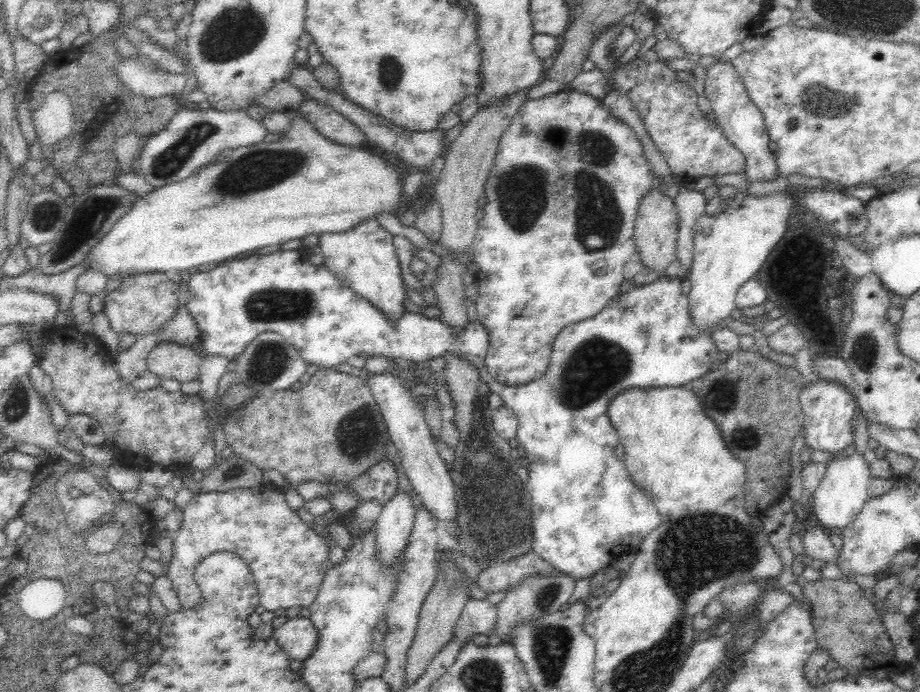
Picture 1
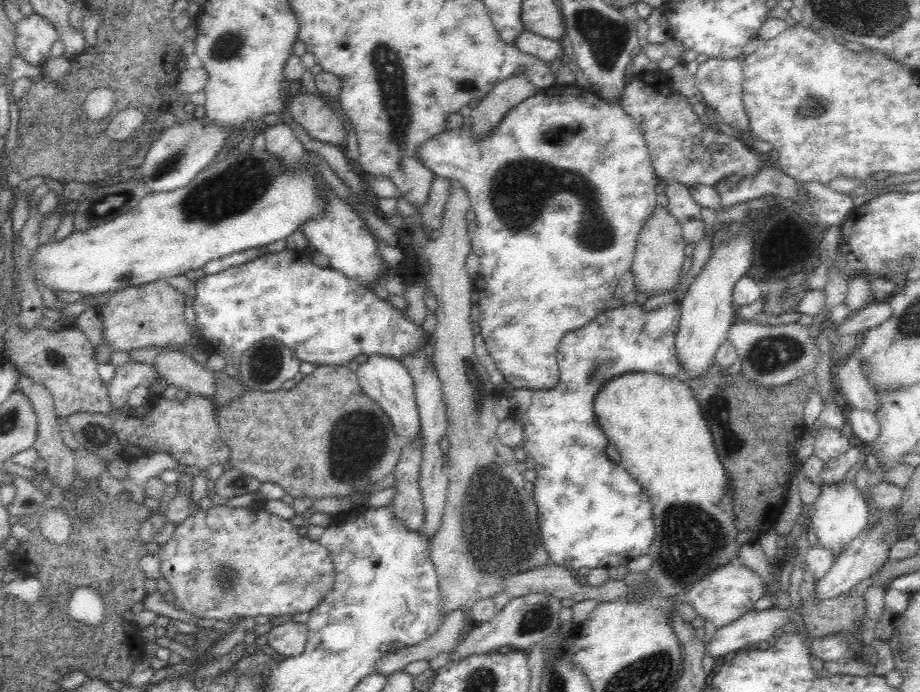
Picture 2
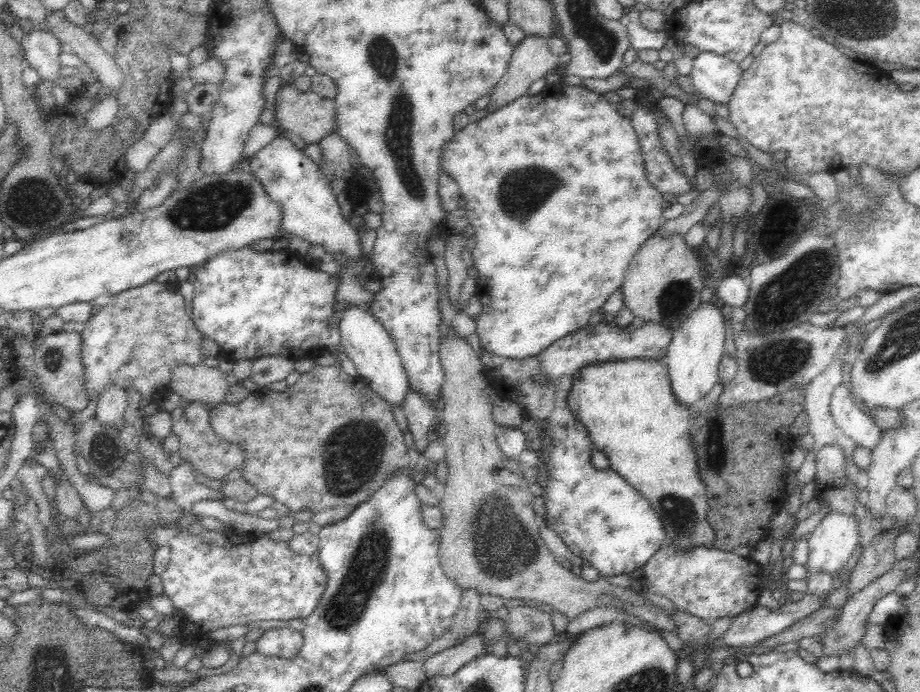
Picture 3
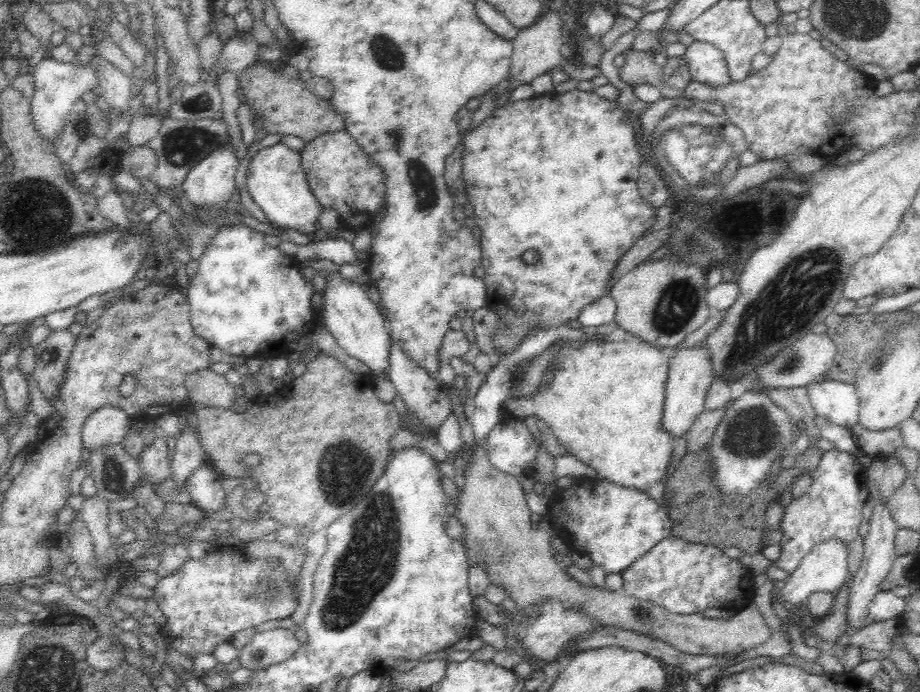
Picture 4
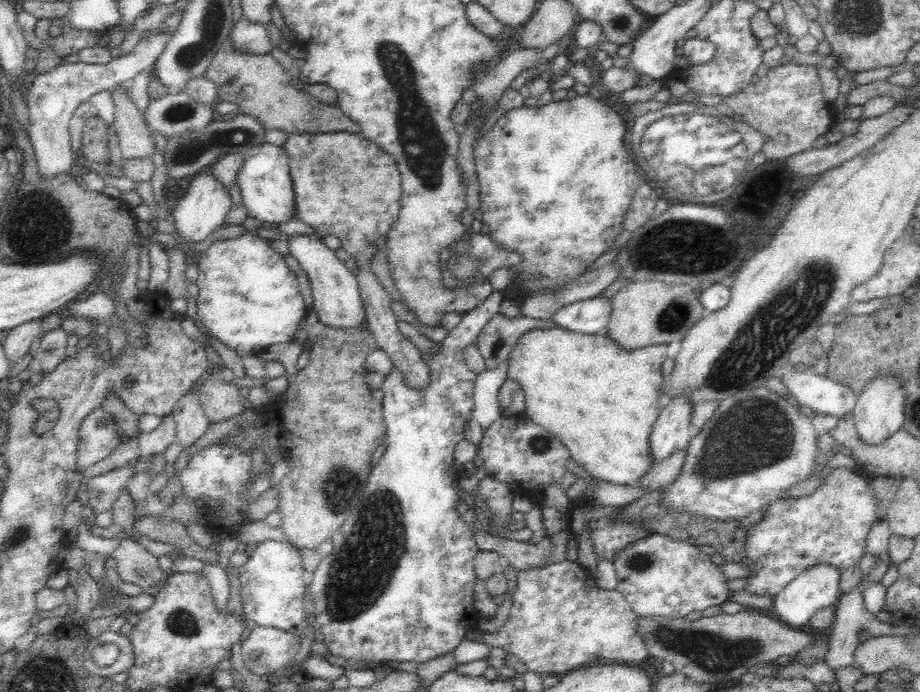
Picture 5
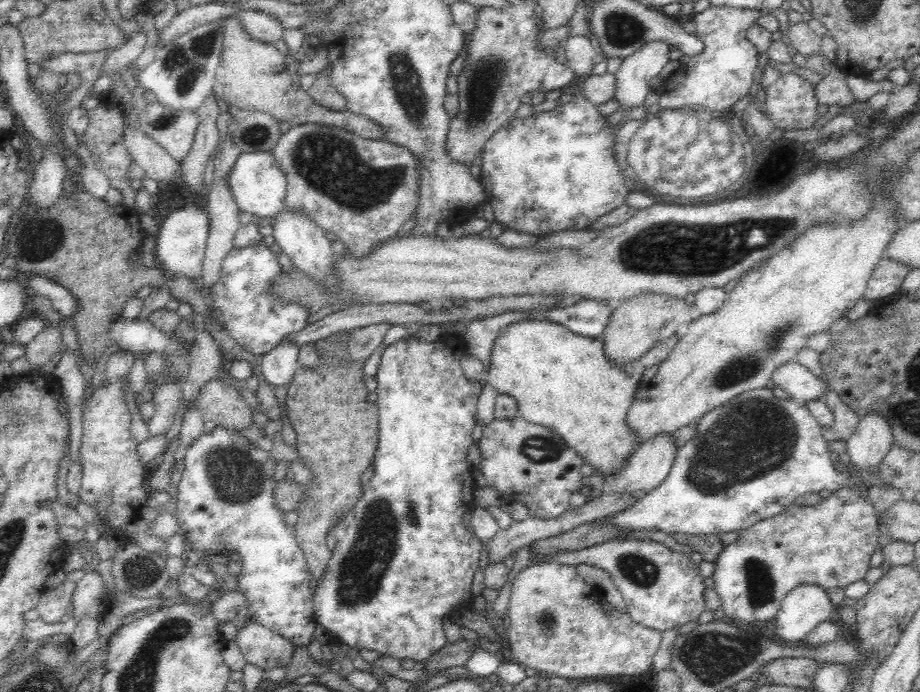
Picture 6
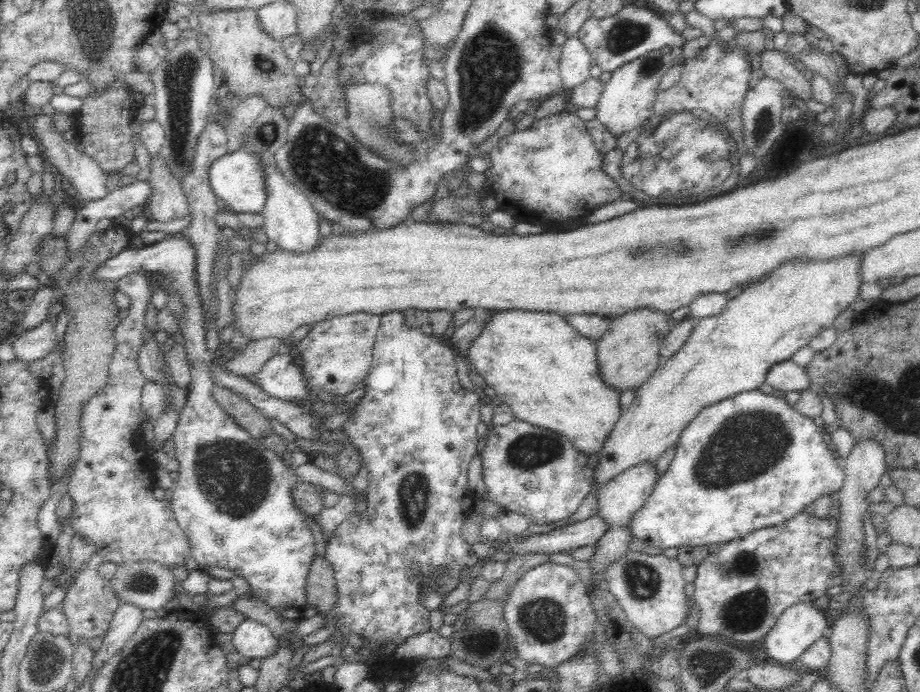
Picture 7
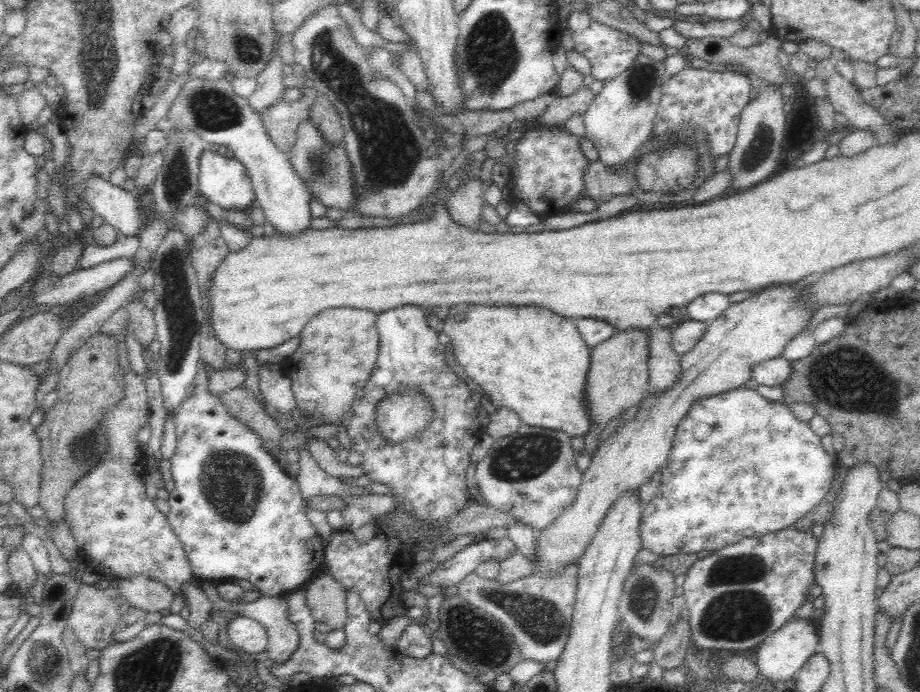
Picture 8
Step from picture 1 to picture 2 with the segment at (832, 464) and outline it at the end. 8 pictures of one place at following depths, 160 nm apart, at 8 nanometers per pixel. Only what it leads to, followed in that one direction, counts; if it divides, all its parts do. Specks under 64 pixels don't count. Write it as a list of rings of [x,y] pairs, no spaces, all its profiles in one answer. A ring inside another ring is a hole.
[[[838,482],[838,484],[824,485],[816,501],[815,511],[809,523],[810,532],[814,533],[818,545],[828,549],[835,557],[851,544],[868,523],[868,507],[864,495],[856,489],[855,482]]]

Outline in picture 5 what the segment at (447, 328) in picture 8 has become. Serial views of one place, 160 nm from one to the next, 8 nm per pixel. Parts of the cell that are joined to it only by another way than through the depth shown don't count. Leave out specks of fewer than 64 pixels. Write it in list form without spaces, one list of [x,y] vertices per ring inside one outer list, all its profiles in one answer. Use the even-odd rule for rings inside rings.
[[[558,326],[553,328],[532,328],[532,330],[528,330],[528,332],[517,340],[516,345],[512,348],[506,360],[507,370],[504,376],[506,376],[507,380],[514,380],[517,384],[520,384],[522,391],[524,391],[526,418],[558,437],[570,451],[571,458],[577,464],[580,464],[592,477],[611,484],[634,484],[641,477],[644,477],[644,474],[646,474],[649,468],[652,468],[652,457],[648,453],[648,440],[653,424],[656,423],[659,413],[663,408],[660,390],[664,390],[666,381],[663,379],[661,366],[664,360],[669,358],[668,349],[668,343],[661,343],[646,346],[638,350],[625,350],[614,344],[613,340],[605,333],[594,335],[578,334]]]

